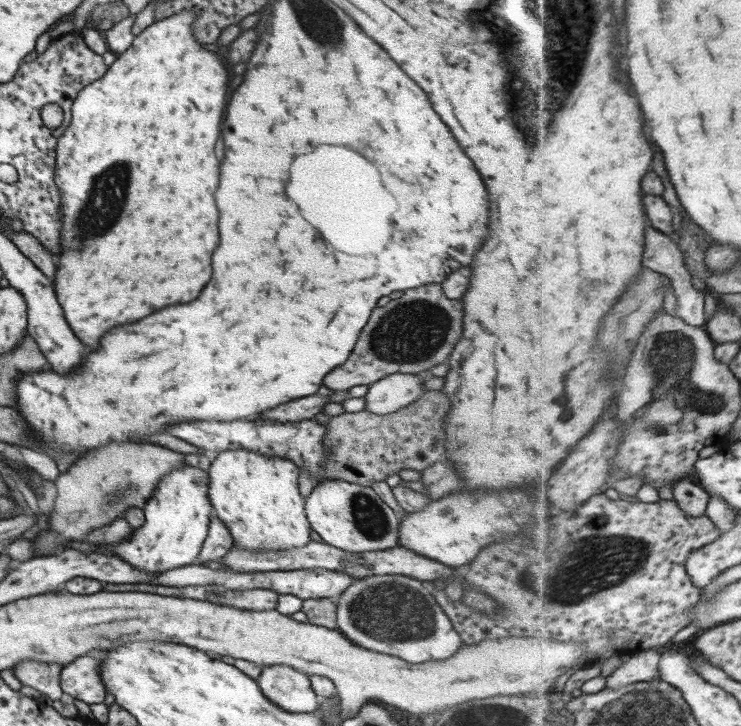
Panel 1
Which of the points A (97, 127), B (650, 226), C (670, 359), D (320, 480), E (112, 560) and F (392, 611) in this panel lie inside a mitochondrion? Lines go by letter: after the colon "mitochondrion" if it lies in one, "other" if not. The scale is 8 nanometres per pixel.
A: other
B: other
C: mitochondrion
D: other
E: other
F: mitochondrion

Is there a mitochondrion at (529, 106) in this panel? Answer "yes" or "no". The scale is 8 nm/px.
yes

